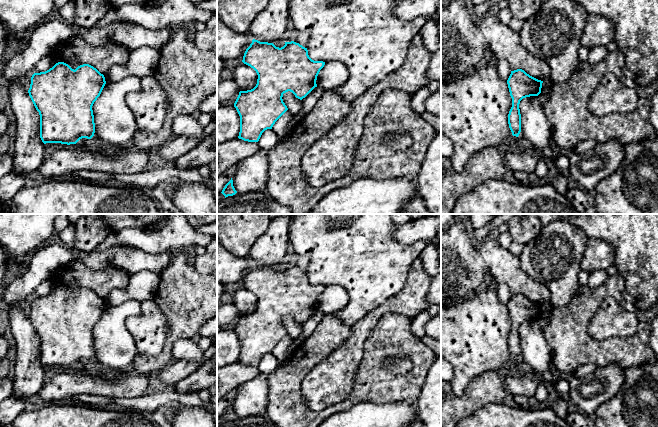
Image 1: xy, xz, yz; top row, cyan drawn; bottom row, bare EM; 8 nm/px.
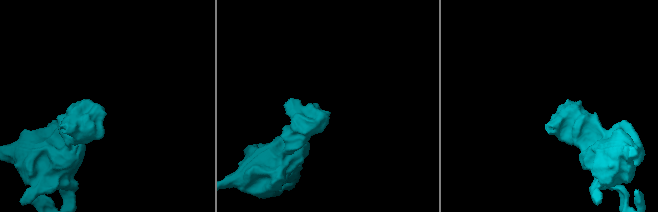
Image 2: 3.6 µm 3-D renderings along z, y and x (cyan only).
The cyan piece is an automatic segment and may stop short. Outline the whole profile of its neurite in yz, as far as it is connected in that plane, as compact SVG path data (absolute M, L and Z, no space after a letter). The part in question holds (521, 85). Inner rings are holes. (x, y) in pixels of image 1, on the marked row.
M522 69L511 71L507 80L512 107L508 114L508 124L513 136L518 137L521 132L520 101L530 96L538 96L541 93L543 81L538 80Z

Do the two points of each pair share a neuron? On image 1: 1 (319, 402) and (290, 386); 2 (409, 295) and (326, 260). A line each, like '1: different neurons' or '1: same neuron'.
1: different neurons
2: different neurons

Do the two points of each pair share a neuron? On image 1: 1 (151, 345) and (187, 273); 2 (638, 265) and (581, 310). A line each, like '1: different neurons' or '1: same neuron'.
1: different neurons
2: different neurons

